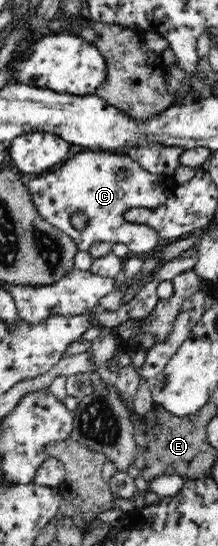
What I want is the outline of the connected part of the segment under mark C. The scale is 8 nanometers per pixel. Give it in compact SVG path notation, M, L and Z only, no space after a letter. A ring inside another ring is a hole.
M87 149L65 161L56 171L32 177L26 187L40 217L70 236L78 250L86 251L94 242L104 241L123 243L133 255L148 255L164 242L154 228L126 221L124 214L132 208L161 207L178 184L172 174L149 173L124 153ZM76 211L84 211L90 219L84 231L76 231L70 225L70 215Z

